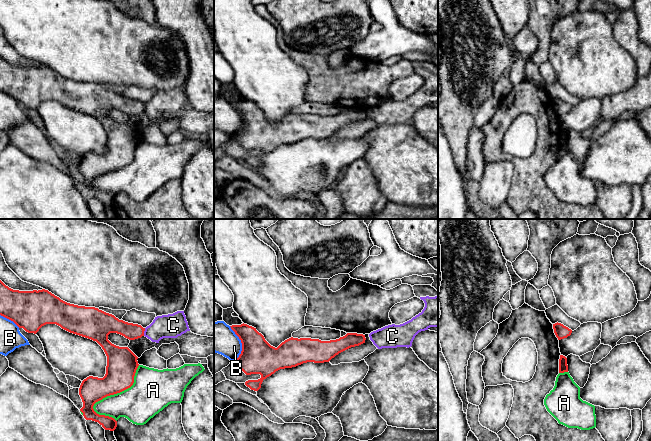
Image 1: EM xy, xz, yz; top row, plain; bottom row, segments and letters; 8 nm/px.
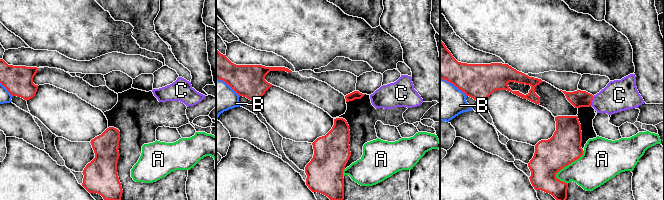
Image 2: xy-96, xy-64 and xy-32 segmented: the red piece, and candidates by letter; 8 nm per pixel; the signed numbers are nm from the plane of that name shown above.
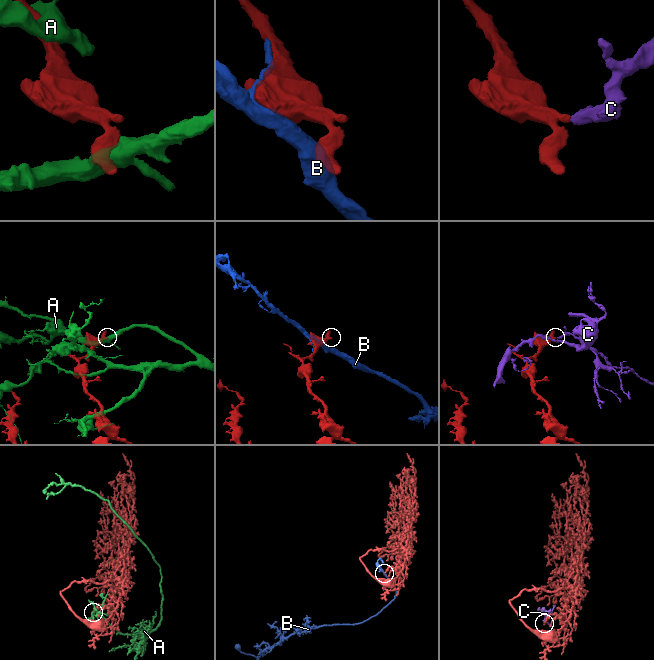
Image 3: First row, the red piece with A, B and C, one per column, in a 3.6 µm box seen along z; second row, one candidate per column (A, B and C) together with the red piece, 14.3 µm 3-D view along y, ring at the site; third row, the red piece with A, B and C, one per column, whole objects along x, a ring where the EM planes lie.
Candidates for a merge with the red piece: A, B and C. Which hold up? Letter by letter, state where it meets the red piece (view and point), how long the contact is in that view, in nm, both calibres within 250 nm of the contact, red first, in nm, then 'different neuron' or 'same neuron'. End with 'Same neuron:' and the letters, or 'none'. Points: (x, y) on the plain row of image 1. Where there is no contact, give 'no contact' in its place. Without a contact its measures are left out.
A: meets red in xy at (117, 168); contact 500 nm long; 240 nm thick on the red side, 320 nm on the other; different neuron
B: meets red in xz at (242, 120); contact 300 nm long; 280 nm thick on the red side, 240 nm on the other; different neuron
C: meets red in xy at (143, 108); contact 70 nm long; 160 nm thick on the red side, 190 nm on the other; different neuron
Same neuron: none

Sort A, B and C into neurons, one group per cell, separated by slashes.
A / B / C

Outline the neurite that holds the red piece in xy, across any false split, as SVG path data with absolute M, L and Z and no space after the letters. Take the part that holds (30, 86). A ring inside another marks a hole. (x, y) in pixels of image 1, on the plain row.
M0 56L0 91L13 97L19 104L28 109L36 110L46 100L56 100L62 105L96 117L107 132L106 150L103 154L89 152L84 155L79 164L79 171L83 178L80 187L86 196L98 198L105 206L114 207L117 197L109 192L97 190L93 182L103 174L120 169L130 164L134 159L134 152L139 142L138 133L128 124L119 123L108 116L110 109L117 109L129 116L144 112L145 104L141 101L119 96L114 91L95 83L78 82L67 79L48 66L19 67L6 62Z

